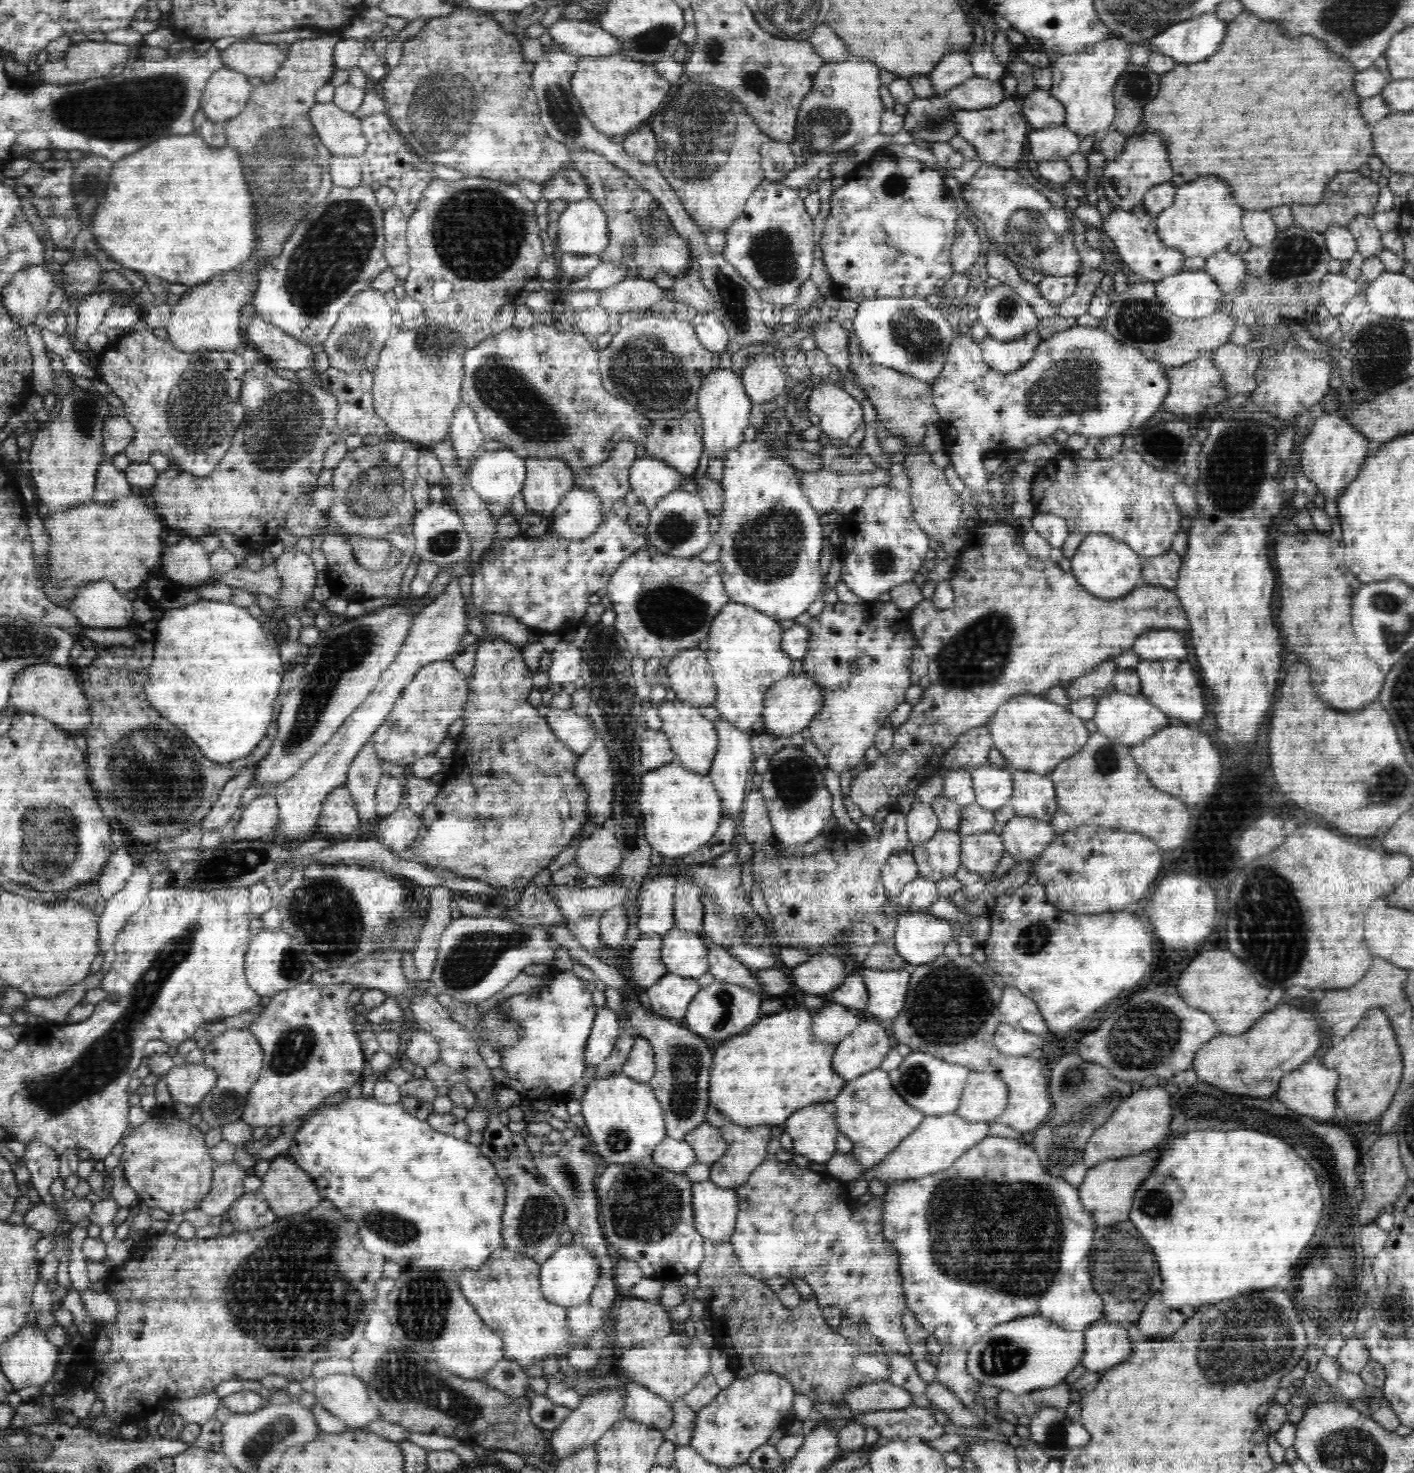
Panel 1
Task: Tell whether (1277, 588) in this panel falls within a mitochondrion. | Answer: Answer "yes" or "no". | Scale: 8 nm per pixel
no

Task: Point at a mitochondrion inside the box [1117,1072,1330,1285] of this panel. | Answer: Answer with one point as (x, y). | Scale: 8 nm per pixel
(1227, 1108)

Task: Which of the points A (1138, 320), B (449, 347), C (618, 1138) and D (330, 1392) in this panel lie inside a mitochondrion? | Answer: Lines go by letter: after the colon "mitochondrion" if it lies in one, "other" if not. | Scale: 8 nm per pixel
A: mitochondrion
B: mitochondrion
C: mitochondrion
D: other

